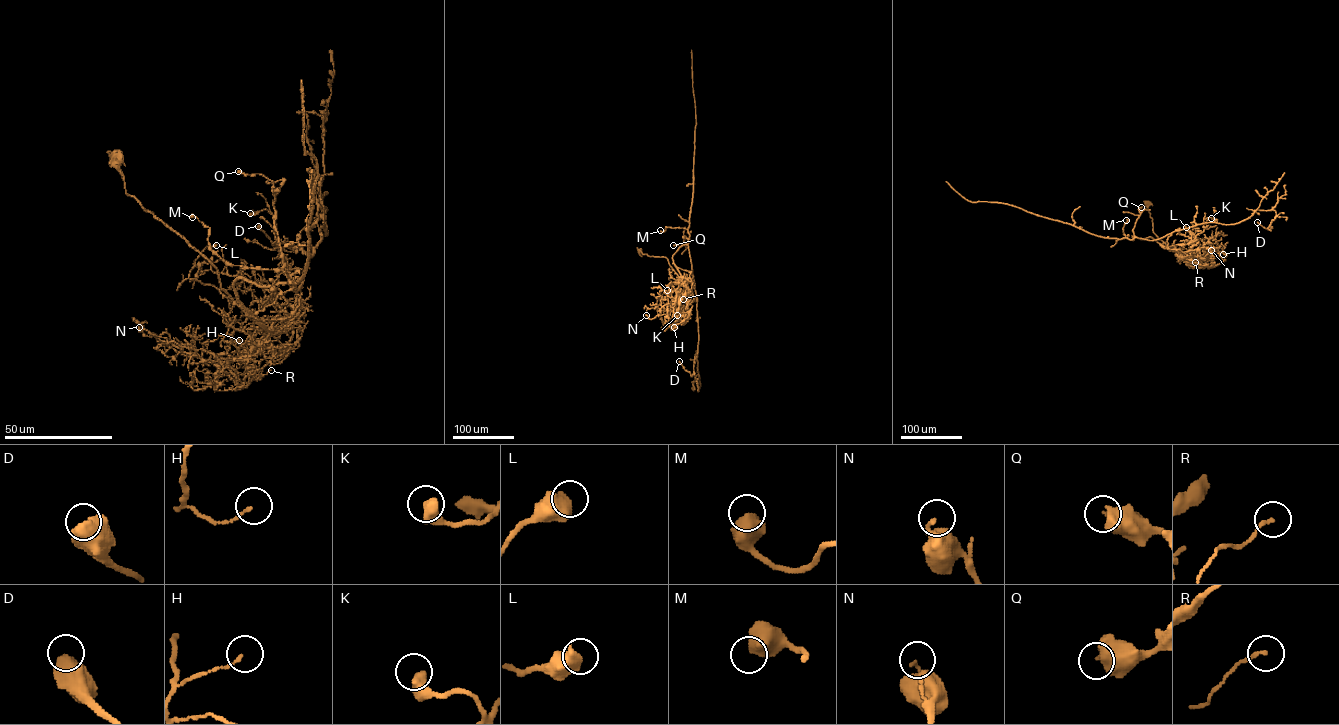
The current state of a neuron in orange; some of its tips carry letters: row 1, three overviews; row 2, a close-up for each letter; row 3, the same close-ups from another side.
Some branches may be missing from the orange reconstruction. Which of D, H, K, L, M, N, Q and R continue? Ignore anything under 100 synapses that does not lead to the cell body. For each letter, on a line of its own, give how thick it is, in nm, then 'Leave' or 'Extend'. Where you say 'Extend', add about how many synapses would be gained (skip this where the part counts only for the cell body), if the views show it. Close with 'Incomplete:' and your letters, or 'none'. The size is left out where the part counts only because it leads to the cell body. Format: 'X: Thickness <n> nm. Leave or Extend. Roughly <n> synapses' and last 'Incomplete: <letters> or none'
D: Thickness 600 nm. Leave
H: Thickness 120 nm. Leave
K: Thickness 600 nm. Leave
L: Thickness 650 nm. Leave
M: Thickness 700 nm. Leave
N: Thickness 240 nm. Leave
Q: Thickness 700 nm. Leave
R: Thickness 130 nm. Leave
Incomplete: none

